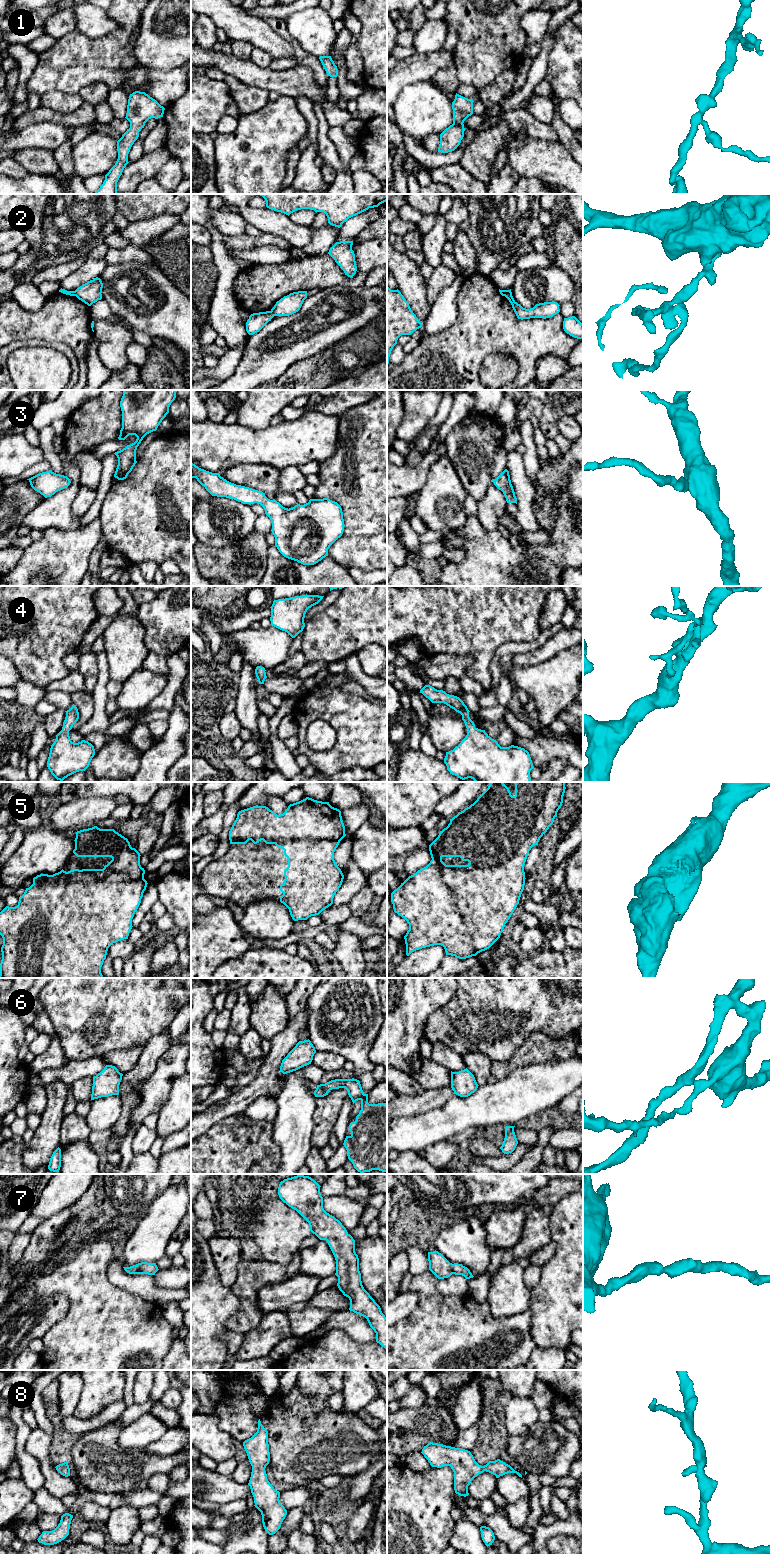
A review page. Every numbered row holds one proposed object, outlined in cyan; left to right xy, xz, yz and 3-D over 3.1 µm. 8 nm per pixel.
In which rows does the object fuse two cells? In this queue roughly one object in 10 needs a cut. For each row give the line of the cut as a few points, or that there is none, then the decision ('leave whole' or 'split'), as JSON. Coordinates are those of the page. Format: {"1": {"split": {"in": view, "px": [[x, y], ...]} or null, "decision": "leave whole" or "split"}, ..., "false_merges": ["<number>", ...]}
{"1": {"split": null, "decision": "leave whole"}, "2": {"split": {"in": "xz", "px": [[270, 311], [273, 316]]}, "decision": "split"}, "3": {"split": null, "decision": "leave whole"}, "4": {"split": null, "decision": "leave whole"}, "5": {"split": null, "decision": "leave whole"}, "6": {"split": null, "decision": "leave whole"}, "7": {"split": null, "decision": "leave whole"}, "8": {"split": null, "decision": "leave whole"}, "false_merges": ["2"]}

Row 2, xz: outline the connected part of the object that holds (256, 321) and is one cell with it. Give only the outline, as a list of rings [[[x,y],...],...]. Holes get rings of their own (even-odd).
[[[271,311],[253,313],[246,322],[246,331],[249,335],[259,332],[273,318]]]

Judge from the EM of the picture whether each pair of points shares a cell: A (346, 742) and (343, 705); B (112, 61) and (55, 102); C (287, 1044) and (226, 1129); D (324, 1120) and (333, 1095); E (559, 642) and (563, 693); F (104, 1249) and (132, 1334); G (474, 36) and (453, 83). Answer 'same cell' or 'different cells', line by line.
A: same cell
B: different cells
C: different cells
D: same cell
E: different cells
F: same cell
G: different cells

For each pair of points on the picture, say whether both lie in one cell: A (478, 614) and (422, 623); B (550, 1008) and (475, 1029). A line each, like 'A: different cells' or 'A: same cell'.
A: same cell
B: same cell

